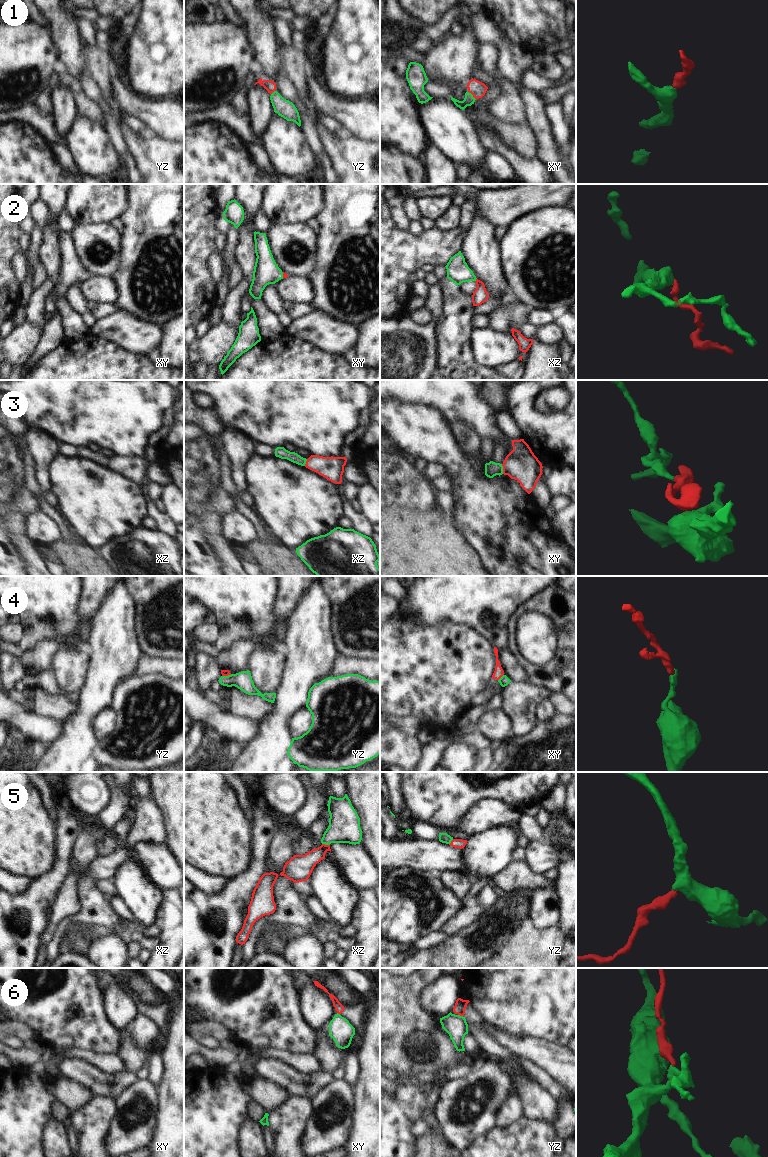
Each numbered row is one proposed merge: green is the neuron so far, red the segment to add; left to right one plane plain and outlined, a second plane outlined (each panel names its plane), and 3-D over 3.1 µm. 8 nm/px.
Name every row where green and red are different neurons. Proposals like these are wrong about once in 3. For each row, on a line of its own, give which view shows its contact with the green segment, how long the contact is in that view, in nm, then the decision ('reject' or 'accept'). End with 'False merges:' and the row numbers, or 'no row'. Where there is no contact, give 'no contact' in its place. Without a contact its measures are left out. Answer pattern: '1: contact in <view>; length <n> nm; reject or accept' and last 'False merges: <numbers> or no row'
1: contact in xy; length 100 nm; accept
2: contact in xz; length 30 nm; accept
3: contact in xy; length 80 nm; accept
4: contact in xy; length 70 nm; reject
5: contact in xz; length 70 nm; accept
6: contact in yz; length 40 nm; reject
False merges: 4, 6

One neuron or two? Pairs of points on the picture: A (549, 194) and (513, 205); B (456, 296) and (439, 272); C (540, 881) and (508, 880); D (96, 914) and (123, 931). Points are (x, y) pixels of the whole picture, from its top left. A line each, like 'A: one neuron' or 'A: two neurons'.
A: one neuron
B: two neurons
C: one neuron
D: two neurons

